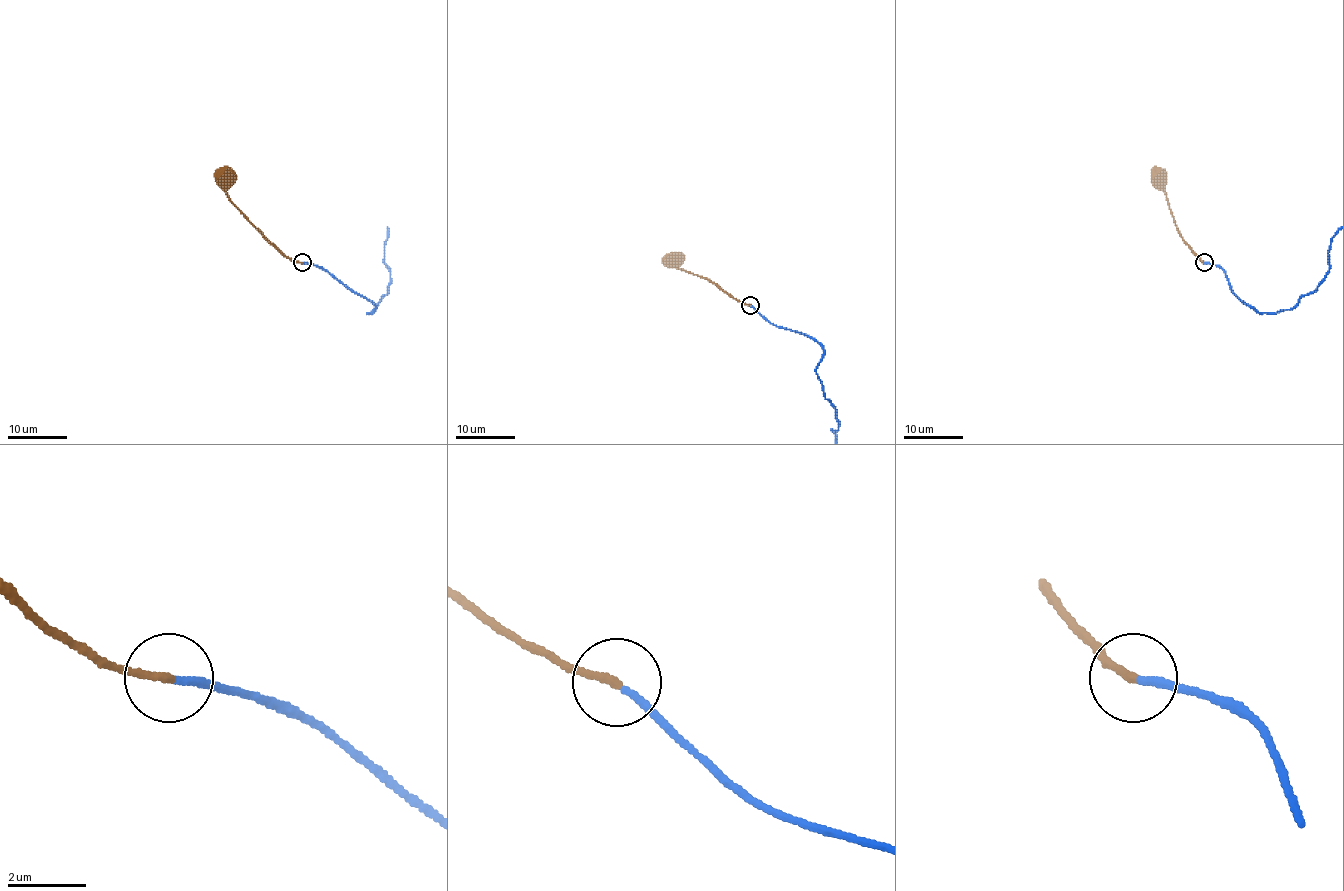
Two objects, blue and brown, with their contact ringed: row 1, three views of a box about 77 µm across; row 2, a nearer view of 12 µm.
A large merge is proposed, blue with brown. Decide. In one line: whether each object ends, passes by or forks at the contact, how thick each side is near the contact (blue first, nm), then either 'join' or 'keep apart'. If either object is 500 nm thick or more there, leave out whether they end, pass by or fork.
blue ends; brown ends; calibres 180 and 200 nm; join

